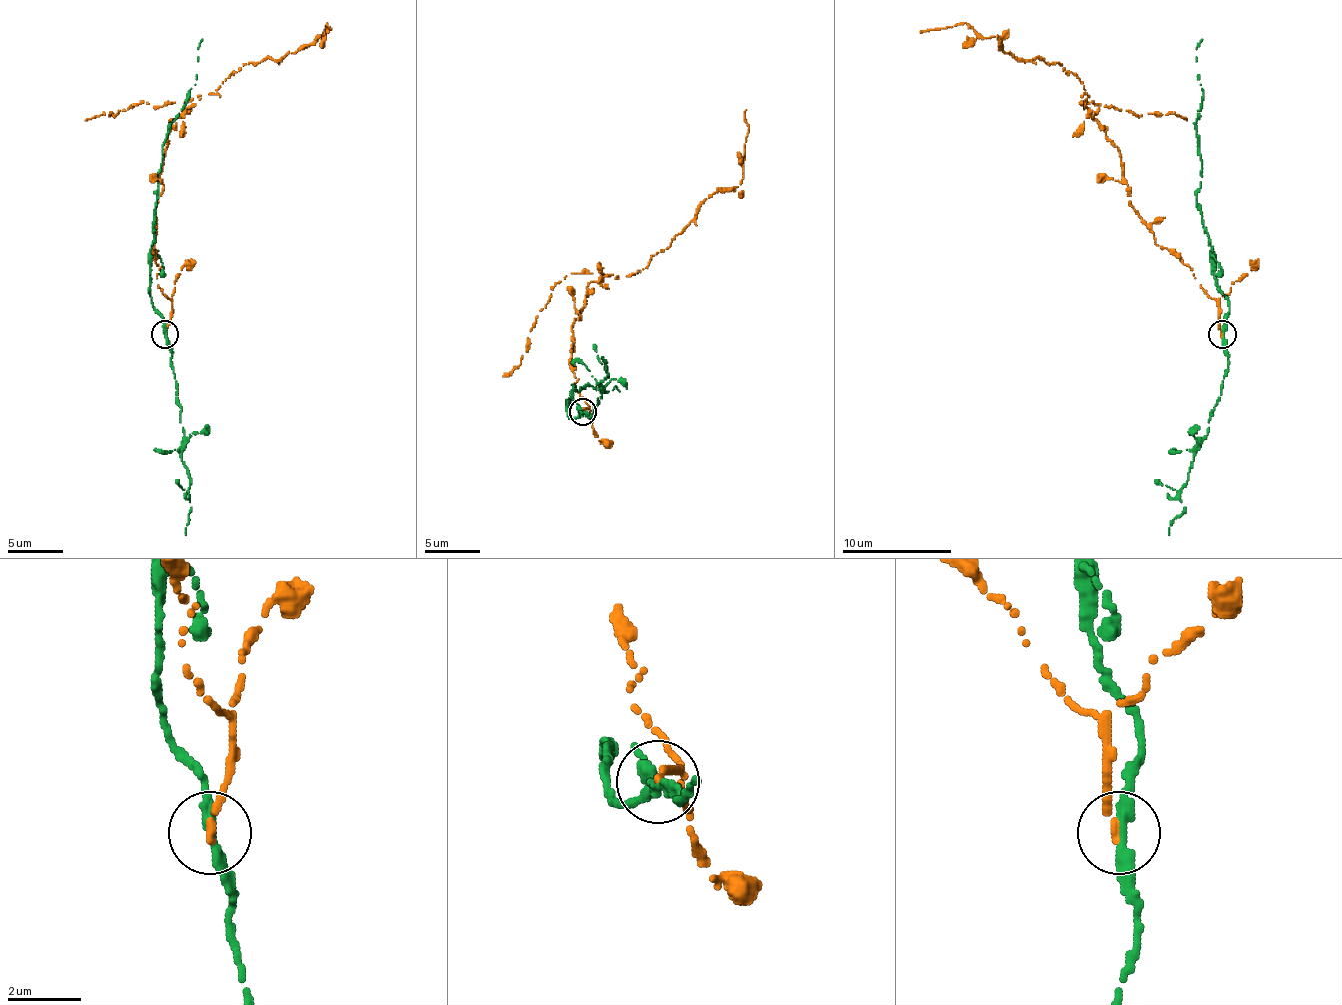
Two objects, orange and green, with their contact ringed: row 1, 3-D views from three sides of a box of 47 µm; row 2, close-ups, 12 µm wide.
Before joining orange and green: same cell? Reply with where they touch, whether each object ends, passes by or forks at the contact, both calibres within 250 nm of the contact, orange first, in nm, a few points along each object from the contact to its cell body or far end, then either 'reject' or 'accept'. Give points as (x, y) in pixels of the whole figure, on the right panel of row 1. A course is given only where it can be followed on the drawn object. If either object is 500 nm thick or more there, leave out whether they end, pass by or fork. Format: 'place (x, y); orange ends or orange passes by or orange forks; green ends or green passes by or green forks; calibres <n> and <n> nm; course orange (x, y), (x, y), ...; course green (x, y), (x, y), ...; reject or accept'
place (1222, 334); orange ends; green passes by; calibres 260 and 300 nm; course orange (1221, 335), (1219, 305), (1134, 208), (1084, 85), (966, 25), (919, 33); course green (1224, 335), (1230, 310), (1213, 274), (1199, 203), (1202, 38); reject

